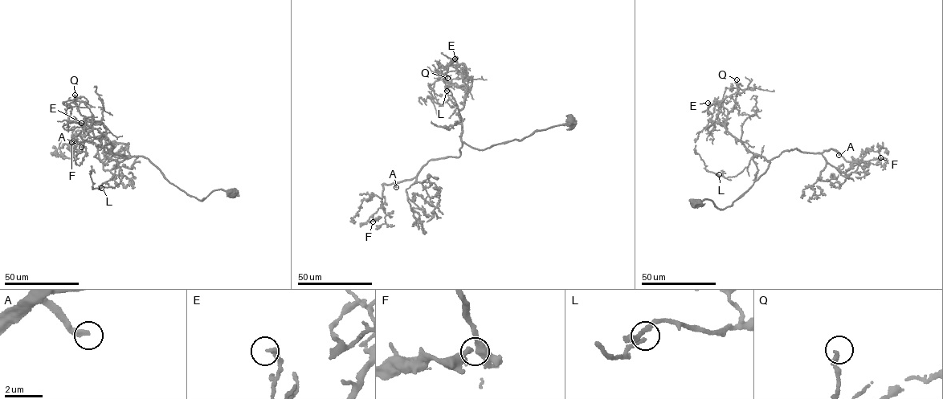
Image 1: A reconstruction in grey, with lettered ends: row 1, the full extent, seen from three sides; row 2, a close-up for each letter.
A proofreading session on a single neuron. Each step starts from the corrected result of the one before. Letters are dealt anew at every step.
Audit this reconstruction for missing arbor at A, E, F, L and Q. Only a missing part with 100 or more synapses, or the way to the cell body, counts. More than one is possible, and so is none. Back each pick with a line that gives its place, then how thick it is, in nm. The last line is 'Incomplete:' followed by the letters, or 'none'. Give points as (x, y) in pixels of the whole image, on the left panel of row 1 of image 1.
A: at (81, 147); 280 nm thick
Incomplete: A

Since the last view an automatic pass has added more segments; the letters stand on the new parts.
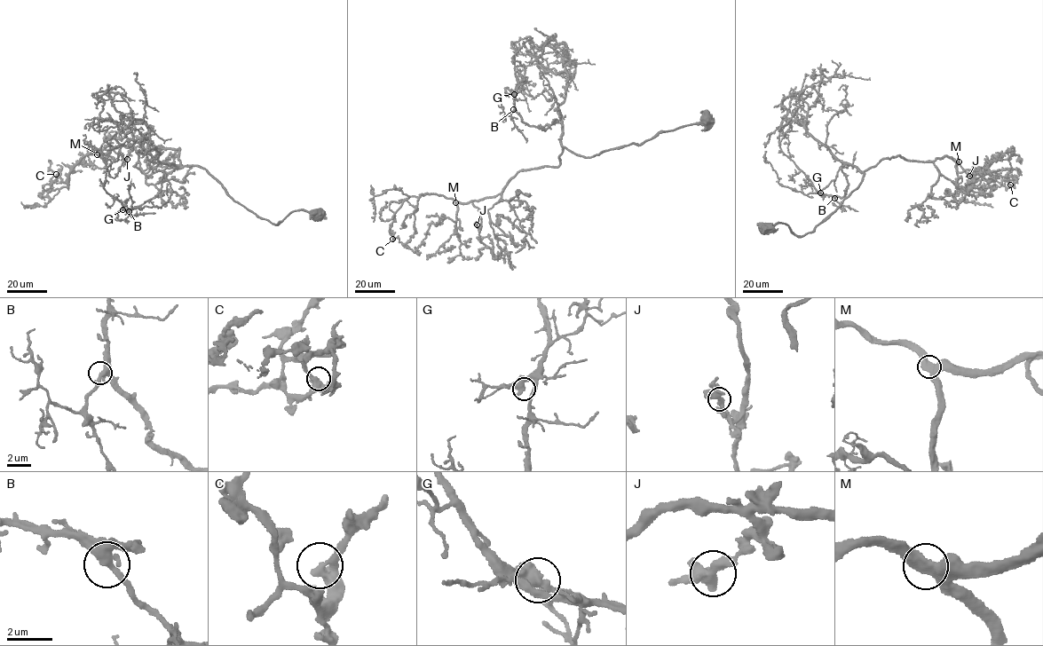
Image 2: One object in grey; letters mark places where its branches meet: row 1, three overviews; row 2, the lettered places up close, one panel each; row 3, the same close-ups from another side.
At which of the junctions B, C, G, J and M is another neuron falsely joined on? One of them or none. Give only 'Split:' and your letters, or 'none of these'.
Split: none of these

